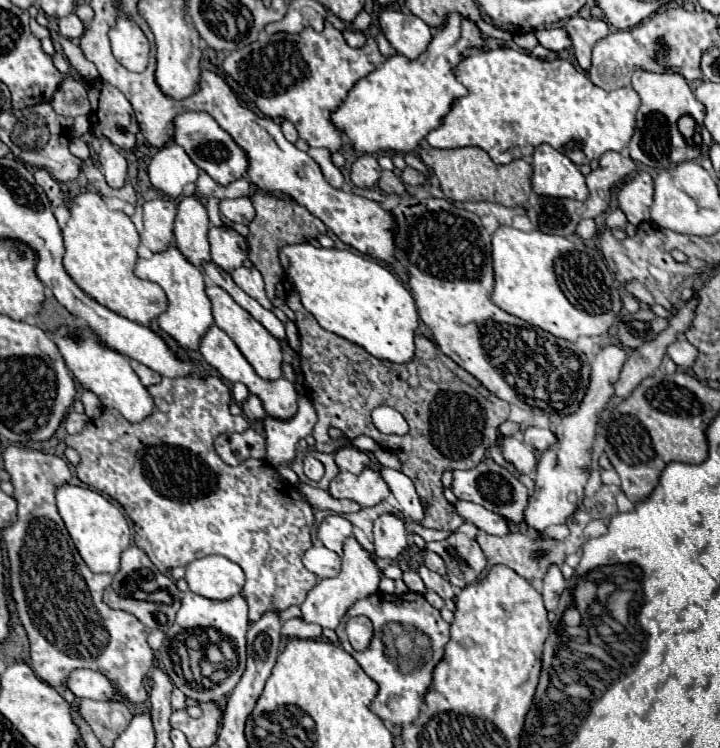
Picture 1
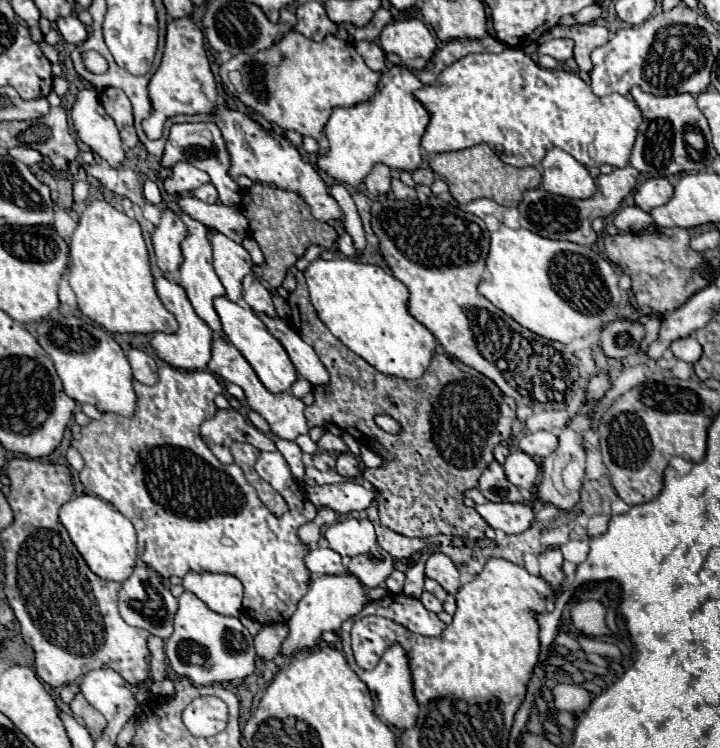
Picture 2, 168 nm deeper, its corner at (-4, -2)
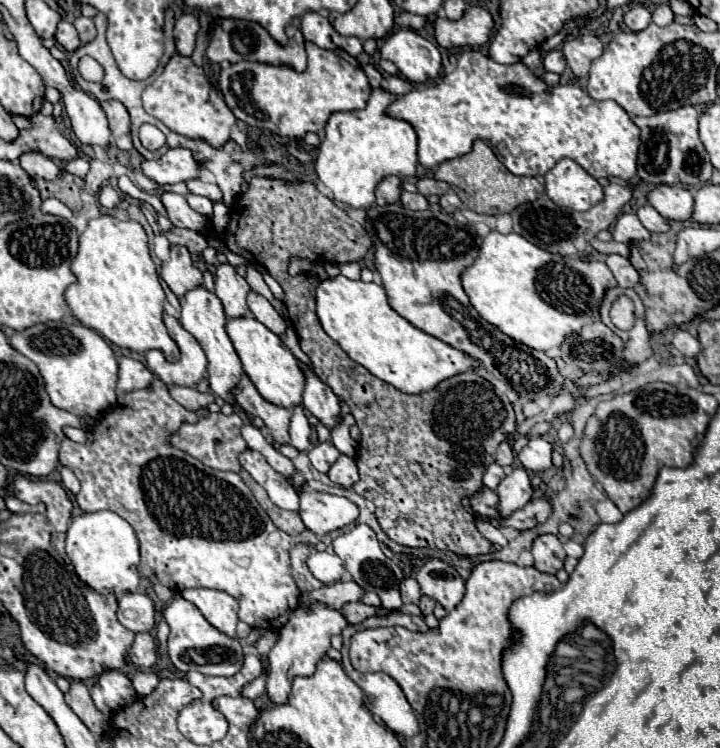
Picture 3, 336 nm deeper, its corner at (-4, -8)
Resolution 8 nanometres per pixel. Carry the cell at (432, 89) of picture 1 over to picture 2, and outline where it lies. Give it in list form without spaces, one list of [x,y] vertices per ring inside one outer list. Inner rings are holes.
[[[390,66],[382,72],[376,94],[362,104],[352,108],[334,108],[332,116],[324,128],[328,138],[328,150],[318,154],[316,166],[326,172],[340,184],[360,186],[364,178],[372,172],[376,164],[386,164],[396,170],[414,172],[420,162],[420,140],[430,120],[430,114],[418,100],[414,100],[414,92],[422,88],[422,82],[414,76],[410,68]]]

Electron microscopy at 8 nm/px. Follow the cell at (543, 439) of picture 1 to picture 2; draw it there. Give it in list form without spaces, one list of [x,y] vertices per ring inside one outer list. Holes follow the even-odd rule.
[[[538,430],[532,434],[524,434],[518,440],[518,446],[522,452],[526,452],[532,458],[546,458],[550,456],[556,448],[558,448],[558,438],[554,432],[546,432],[546,430]]]

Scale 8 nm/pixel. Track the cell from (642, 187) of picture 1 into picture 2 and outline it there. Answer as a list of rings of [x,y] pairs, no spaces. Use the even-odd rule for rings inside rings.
[[[648,178],[644,184],[636,188],[634,200],[636,200],[636,206],[650,212],[652,208],[664,206],[666,202],[670,202],[672,194],[674,194],[674,186],[670,184],[668,178]]]

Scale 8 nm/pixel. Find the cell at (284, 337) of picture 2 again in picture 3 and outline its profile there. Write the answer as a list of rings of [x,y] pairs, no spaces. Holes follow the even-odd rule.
[[[300,362],[300,368],[306,376],[306,386],[304,386],[304,408],[310,410],[320,422],[324,422],[328,428],[336,426],[336,416],[340,414],[340,402],[338,396],[326,386],[316,372]]]

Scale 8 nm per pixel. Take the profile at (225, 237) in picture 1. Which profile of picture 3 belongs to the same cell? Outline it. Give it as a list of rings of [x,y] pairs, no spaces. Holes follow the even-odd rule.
[[[230,262],[216,266],[214,274],[216,274],[214,292],[222,300],[226,316],[228,318],[248,316],[250,312],[248,312],[248,306],[246,306],[246,294],[250,292],[250,286],[248,286],[246,278],[240,276],[236,272],[236,266],[232,266]]]

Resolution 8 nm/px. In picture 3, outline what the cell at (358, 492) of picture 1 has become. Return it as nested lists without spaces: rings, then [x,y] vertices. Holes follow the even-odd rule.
[[[306,490],[300,494],[300,516],[306,528],[316,534],[328,534],[344,528],[358,518],[360,510],[344,496]]]

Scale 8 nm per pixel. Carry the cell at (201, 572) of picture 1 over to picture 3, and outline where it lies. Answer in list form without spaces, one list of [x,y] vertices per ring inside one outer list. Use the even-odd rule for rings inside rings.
[[[190,588],[182,592],[182,598],[198,606],[204,618],[216,626],[220,632],[234,636],[238,622],[238,600],[222,590],[210,588]]]

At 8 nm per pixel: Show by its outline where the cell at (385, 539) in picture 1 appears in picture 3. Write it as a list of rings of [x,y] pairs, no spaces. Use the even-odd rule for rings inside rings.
[[[348,580],[348,582],[334,582],[330,586],[322,586],[320,590],[314,590],[314,592],[304,592],[300,602],[312,602],[312,600],[318,600],[318,602],[324,602],[328,604],[330,608],[336,608],[340,610],[344,604],[348,602],[354,602],[354,600],[362,600],[364,598],[364,590],[362,586],[358,586],[354,580]]]

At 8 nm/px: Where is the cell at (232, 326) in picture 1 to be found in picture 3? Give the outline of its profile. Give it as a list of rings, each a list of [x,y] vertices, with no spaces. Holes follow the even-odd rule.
[[[242,316],[242,318],[228,318],[226,320],[226,332],[242,360],[244,372],[254,382],[256,390],[272,404],[278,404],[282,408],[292,410],[296,404],[302,402],[302,390],[304,390],[304,372],[300,370],[298,360],[290,352],[290,348],[270,332],[264,324],[260,324],[254,316]]]

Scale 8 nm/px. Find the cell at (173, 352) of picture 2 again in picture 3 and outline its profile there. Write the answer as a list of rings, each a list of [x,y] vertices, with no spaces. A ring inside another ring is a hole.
[[[164,314],[164,324],[180,348],[180,360],[168,362],[160,350],[148,350],[146,364],[164,384],[194,388],[206,374],[206,354],[202,346],[198,346],[198,340],[188,330],[184,330],[184,326],[174,316]]]

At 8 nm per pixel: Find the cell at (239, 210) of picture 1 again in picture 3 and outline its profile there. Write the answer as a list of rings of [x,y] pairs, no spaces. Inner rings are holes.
[[[164,192],[162,194],[162,204],[168,210],[168,218],[176,228],[188,228],[194,232],[202,232],[204,226],[208,226],[208,218],[204,214],[198,214],[192,210],[186,202],[184,196],[174,194],[174,192]]]

